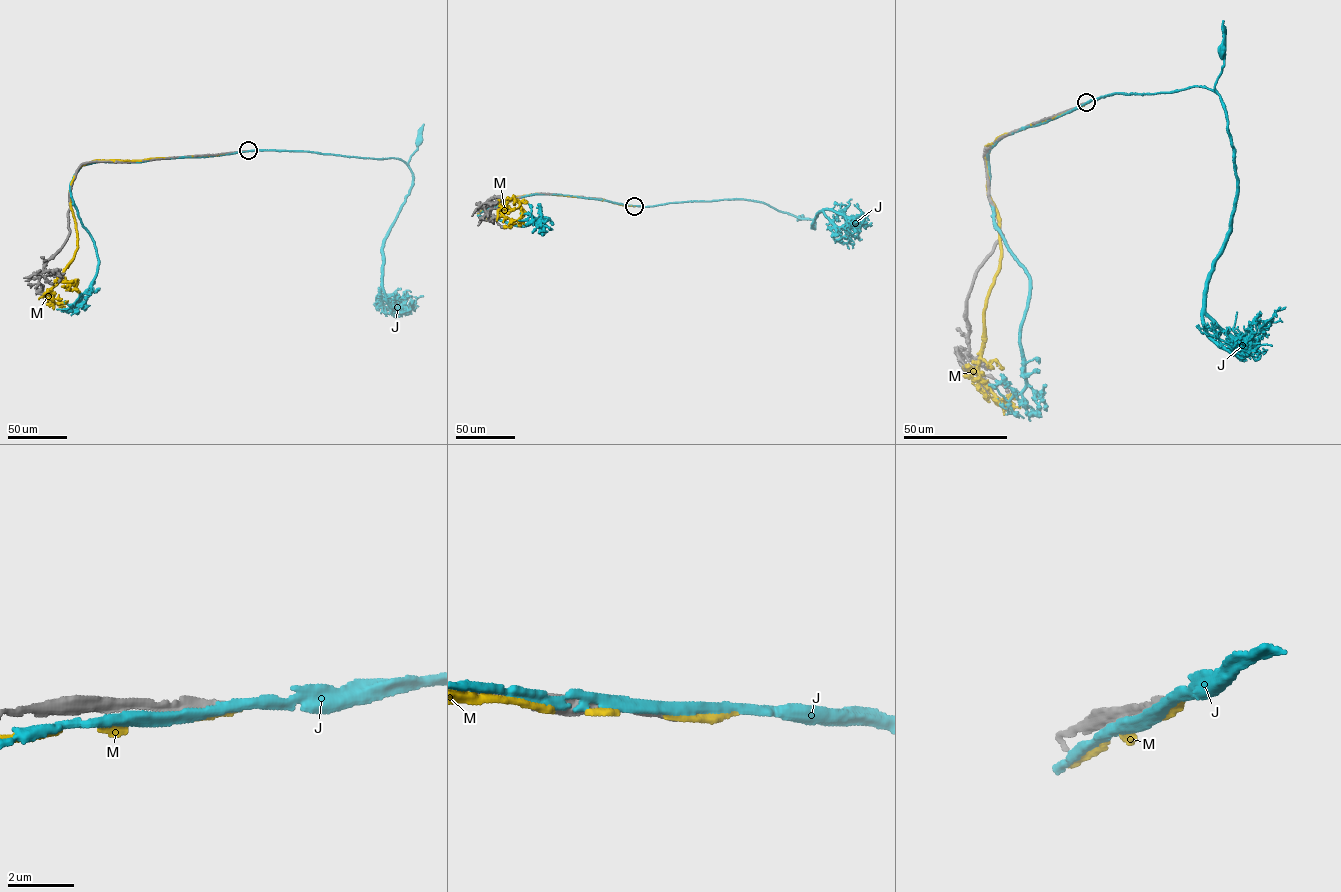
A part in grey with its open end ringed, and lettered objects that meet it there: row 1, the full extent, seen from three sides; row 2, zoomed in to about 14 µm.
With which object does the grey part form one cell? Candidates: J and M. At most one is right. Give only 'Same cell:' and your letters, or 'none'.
Same cell: none

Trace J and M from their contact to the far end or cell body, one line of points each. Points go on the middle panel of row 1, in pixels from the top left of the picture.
J: (632, 205), (742, 199), (762, 202), (801, 217)
M: (633, 206), (535, 193), (506, 199), (478, 215), (496, 218), (509, 206), (503, 215), (515, 221), (520, 211)

